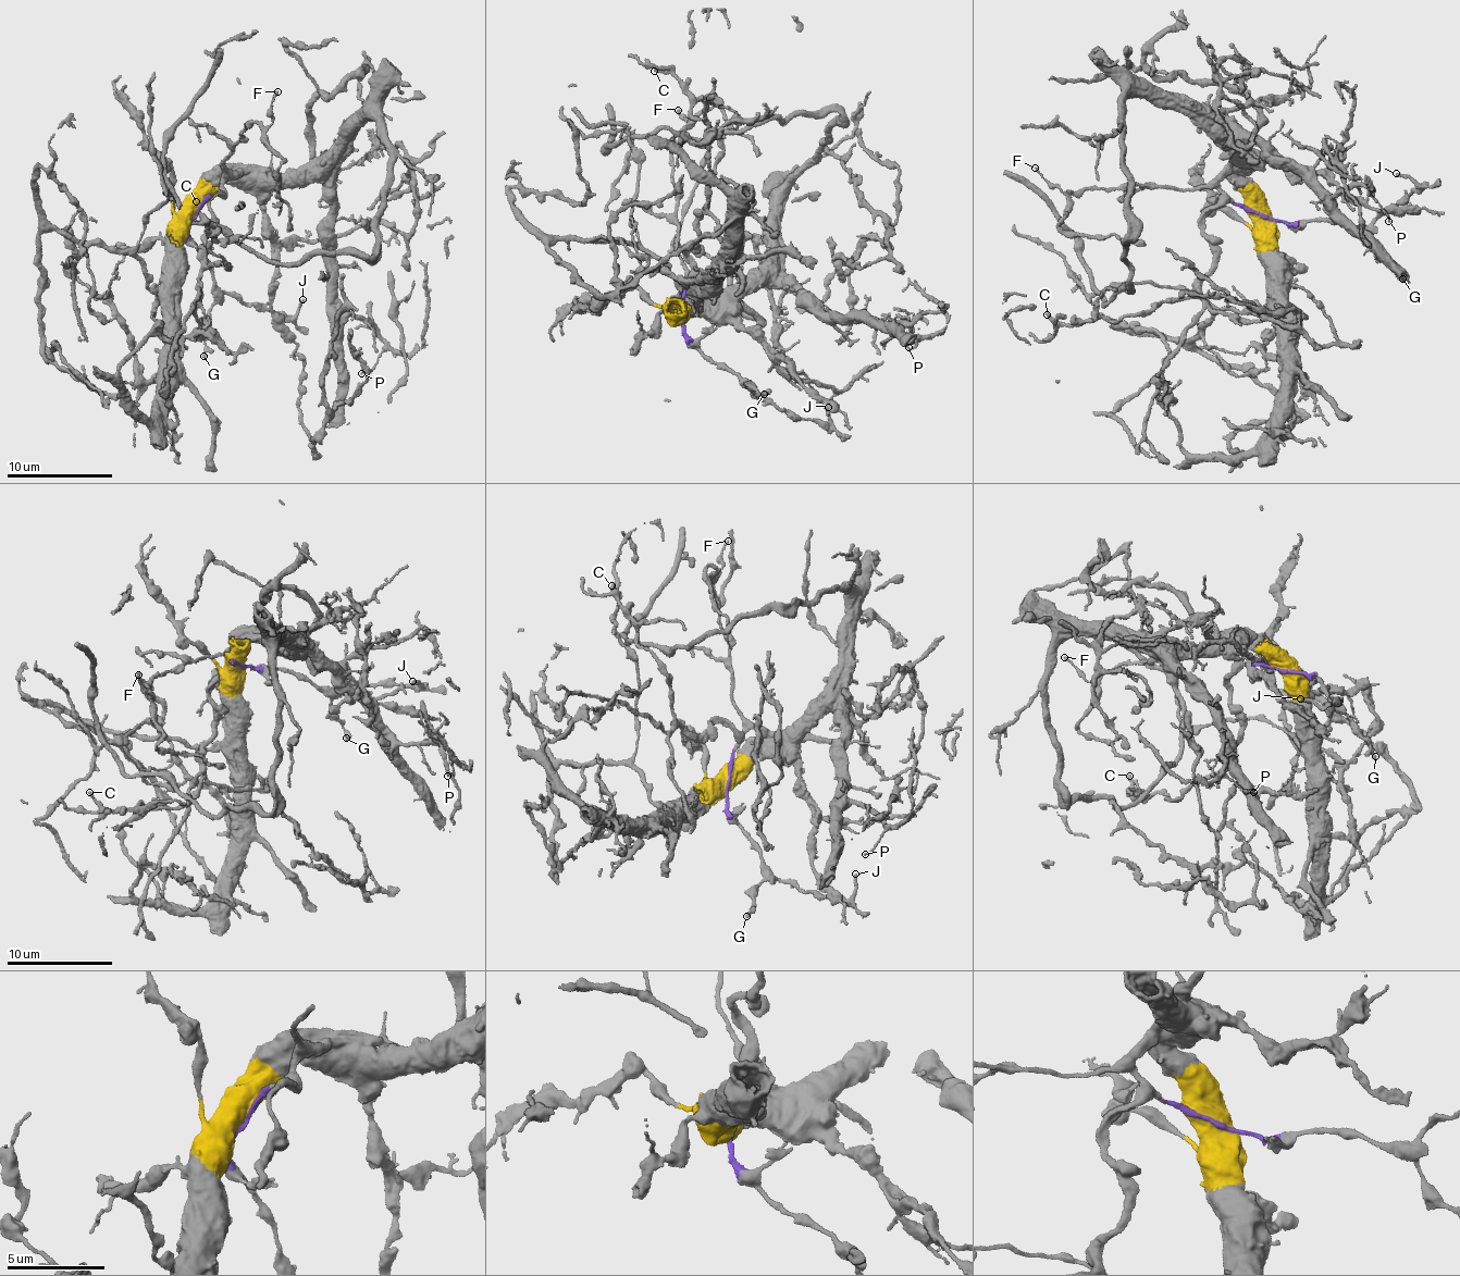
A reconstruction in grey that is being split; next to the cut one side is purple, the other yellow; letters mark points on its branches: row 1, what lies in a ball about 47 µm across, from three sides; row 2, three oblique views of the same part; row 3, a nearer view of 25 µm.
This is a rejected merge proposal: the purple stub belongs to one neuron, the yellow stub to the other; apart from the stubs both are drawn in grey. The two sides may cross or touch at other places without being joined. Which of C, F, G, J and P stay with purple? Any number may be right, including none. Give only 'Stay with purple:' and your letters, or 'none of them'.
Stay with purple: C, F, G, J

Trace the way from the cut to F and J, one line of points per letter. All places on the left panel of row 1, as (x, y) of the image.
F: (194, 215), (217, 190), (226, 172), (223, 164), (248, 122), (269, 126), (277, 91)
J: (194, 215), (185, 227), (200, 249), (219, 289), (240, 295), (247, 304), (291, 317), (302, 298)

